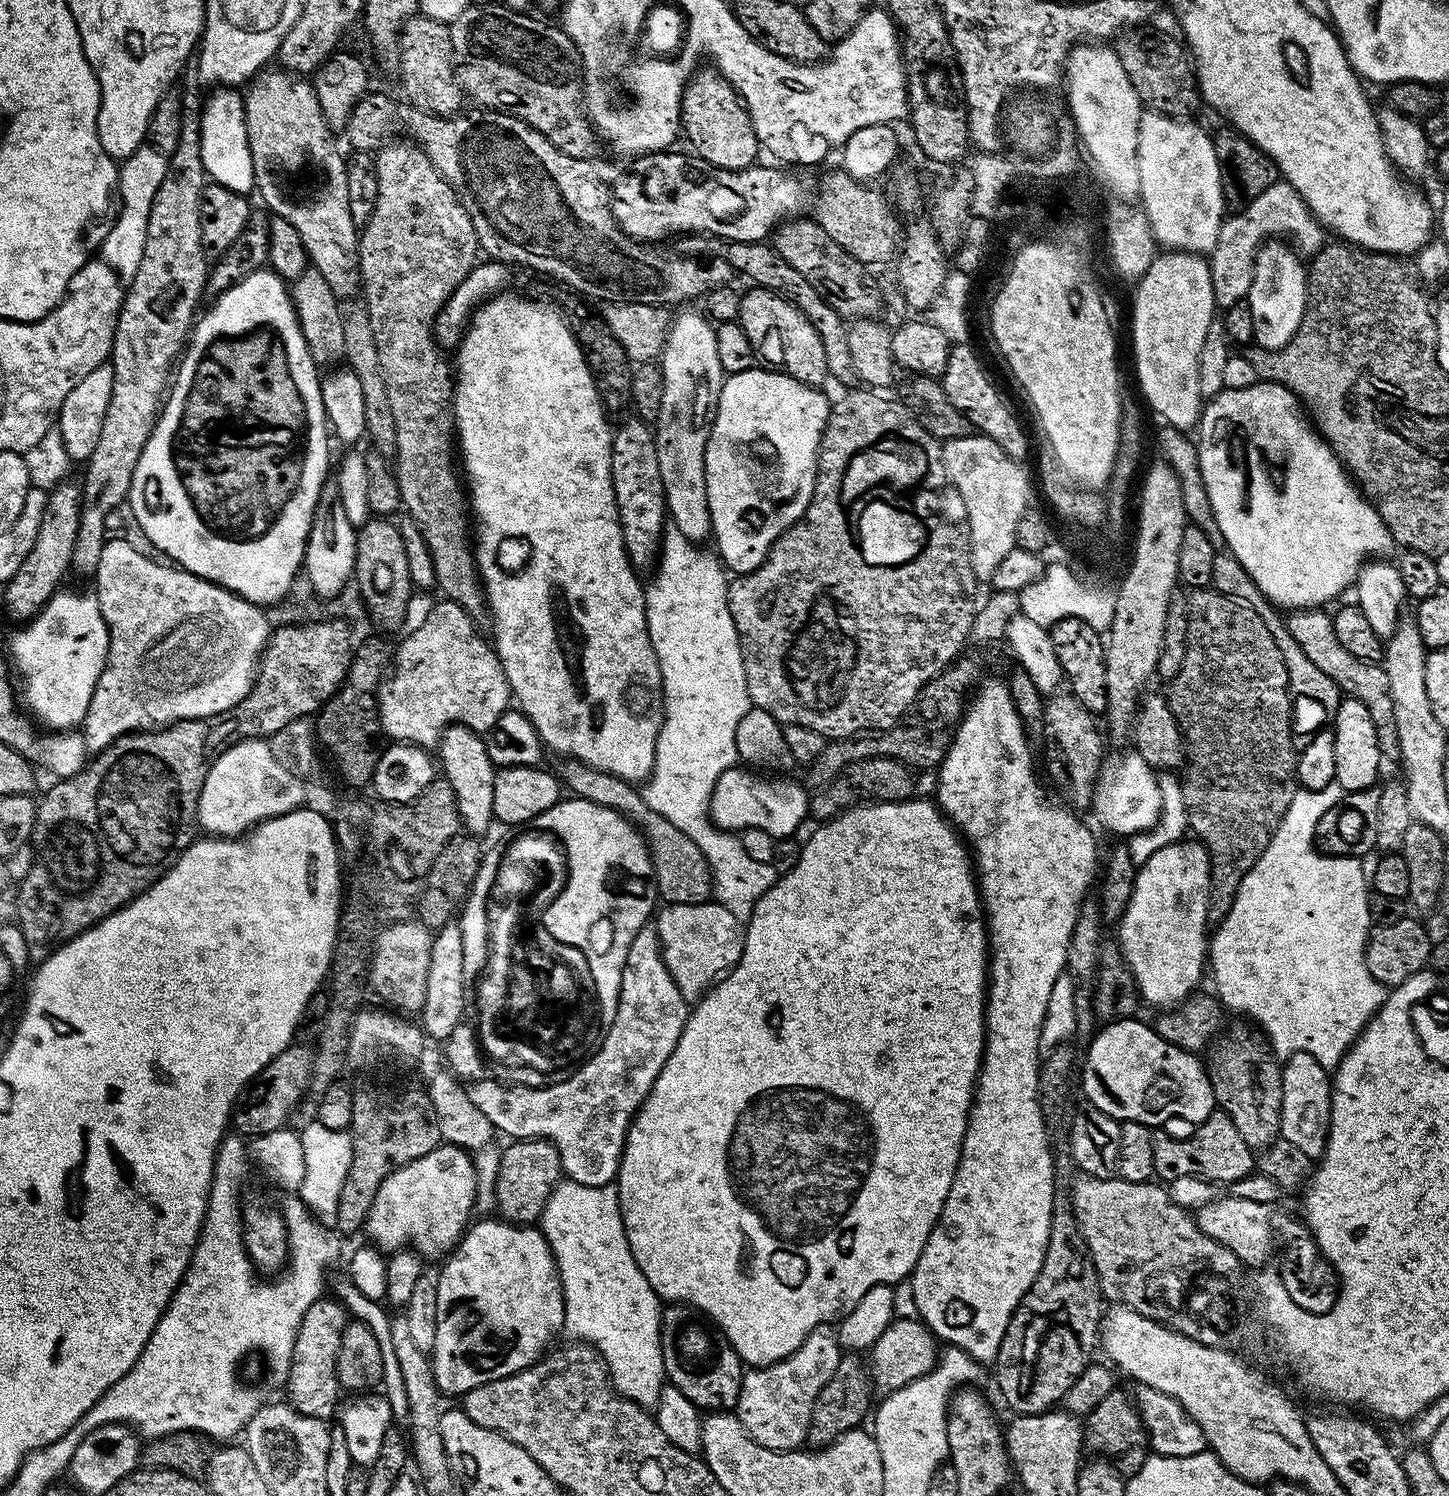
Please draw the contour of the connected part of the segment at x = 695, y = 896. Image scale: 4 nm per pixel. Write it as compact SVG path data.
M564 758L559 761L558 779L565 789L568 788L573 797L589 800L603 808L612 808L622 816L627 816L638 831L643 834L648 845L648 853L652 859L652 876L656 882L657 895L668 904L698 905L705 904L713 897L712 871L698 846L674 826L658 810L654 810L644 800L644 793L635 783L611 776L608 772L600 772L580 760Z

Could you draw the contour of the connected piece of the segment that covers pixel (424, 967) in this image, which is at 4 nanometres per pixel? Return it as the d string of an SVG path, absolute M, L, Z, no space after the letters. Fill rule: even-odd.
M401 919L389 923L376 936L372 944L372 961L366 964L366 980L388 1004L401 1008L404 1012L419 1013L426 998L426 982L430 974L430 950L433 933L415 919Z

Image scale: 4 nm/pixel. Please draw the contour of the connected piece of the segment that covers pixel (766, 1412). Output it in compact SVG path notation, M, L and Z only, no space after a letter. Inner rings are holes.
M831 1327L815 1328L798 1350L772 1364L752 1366L740 1380L740 1393L734 1409L753 1440L775 1452L799 1449L807 1438L810 1414L819 1391L835 1376L842 1349Z

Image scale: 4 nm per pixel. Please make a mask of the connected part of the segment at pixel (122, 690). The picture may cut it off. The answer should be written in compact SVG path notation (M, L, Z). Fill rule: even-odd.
M105 539L94 577L94 583L96 583L94 595L100 607L100 613L104 615L104 620L108 624L108 661L98 678L94 698L90 698L90 706L82 721L82 735L89 753L103 752L118 737L127 736L129 732L155 730L169 724L176 724L179 720L208 720L213 718L212 716L222 715L223 712L231 713L248 697L250 690L256 685L256 673L264 650L268 647L268 638L274 631L273 625L268 625L268 620L264 617L265 609L259 604L252 604L234 592L229 592L227 588L221 588L220 585L210 580L203 580L201 576L185 572L179 566L170 567L172 568L167 568L166 565L159 564L158 561L151 560L148 556L143 556L128 540Z

